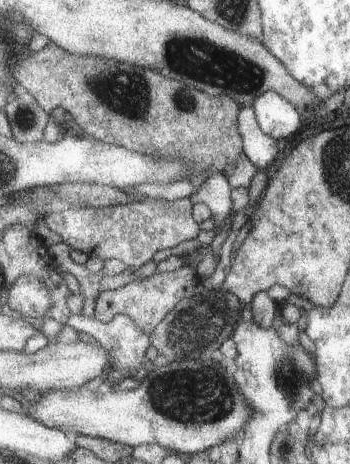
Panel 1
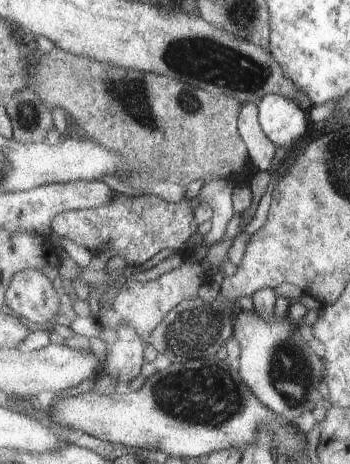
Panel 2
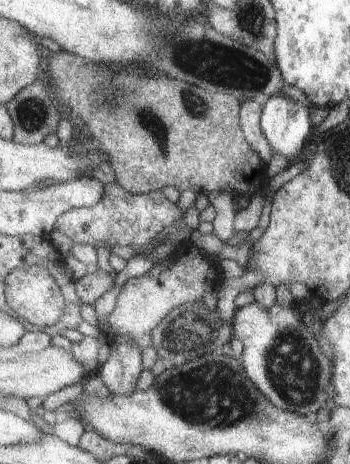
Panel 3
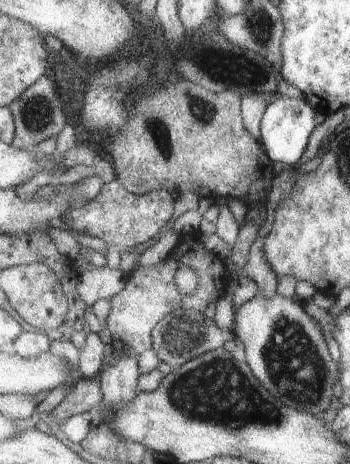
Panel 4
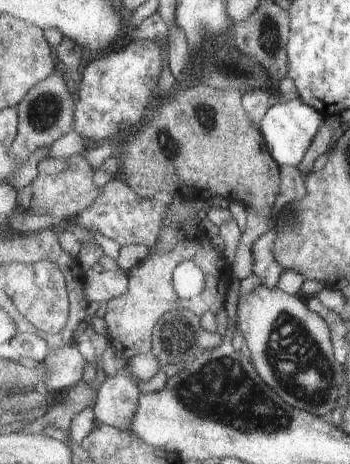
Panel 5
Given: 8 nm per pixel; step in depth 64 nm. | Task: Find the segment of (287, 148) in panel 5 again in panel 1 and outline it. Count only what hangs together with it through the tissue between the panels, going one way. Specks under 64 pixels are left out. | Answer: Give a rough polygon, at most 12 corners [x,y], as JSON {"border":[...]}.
{"border":[[277,92],[253,102],[263,132],[275,140],[307,126],[299,108]]}

